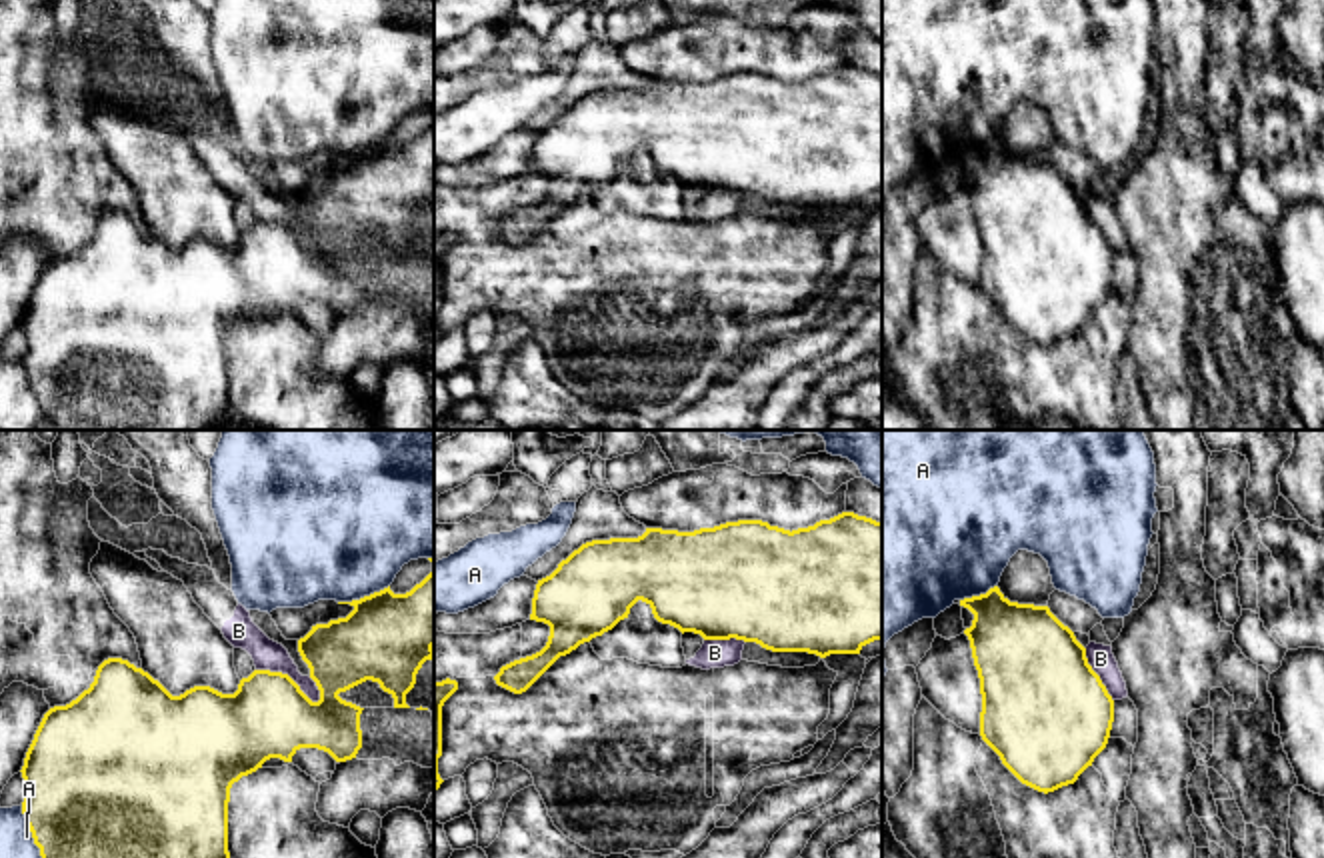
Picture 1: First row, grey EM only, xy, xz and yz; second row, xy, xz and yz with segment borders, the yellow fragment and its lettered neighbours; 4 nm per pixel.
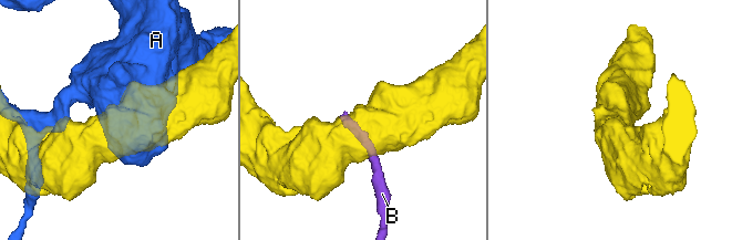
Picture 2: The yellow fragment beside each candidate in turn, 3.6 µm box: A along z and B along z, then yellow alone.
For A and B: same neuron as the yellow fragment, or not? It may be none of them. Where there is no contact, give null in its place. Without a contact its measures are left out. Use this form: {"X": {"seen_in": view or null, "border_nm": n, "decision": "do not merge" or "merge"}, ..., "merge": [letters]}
{"A": {"seen_in": "xy", "border_nm": 280, "decision": "do not merge"}, "B": {"seen_in": "xy", "border_nm": 300, "decision": "do not merge"}, "merge": []}

